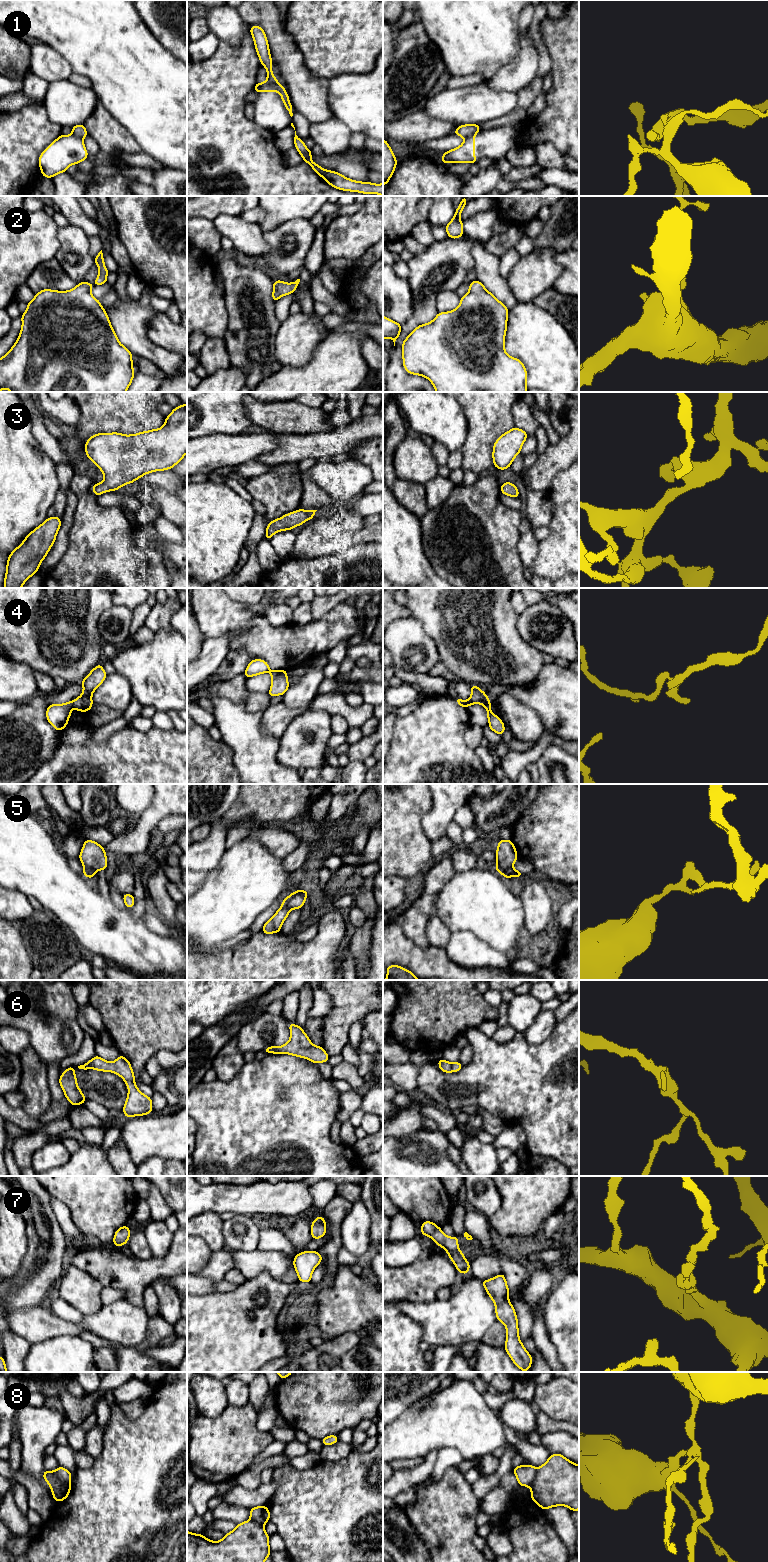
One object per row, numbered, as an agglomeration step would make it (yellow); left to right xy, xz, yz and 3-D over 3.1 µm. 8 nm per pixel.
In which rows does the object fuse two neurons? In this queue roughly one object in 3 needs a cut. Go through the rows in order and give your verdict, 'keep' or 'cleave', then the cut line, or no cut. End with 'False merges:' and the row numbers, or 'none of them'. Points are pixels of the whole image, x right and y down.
1: keep; no cut
2: keep; no cut
3: keep; no cut
4: cleave; cut in xy along (71, 701), (73, 706)
5: cleave; cut in yz along (511, 866), (503, 875)
6: keep; no cut
7: keep; no cut
8: cleave; cut in xy along (53, 1471), (62, 1482), (69, 1485)
False merges: 4, 5, 8

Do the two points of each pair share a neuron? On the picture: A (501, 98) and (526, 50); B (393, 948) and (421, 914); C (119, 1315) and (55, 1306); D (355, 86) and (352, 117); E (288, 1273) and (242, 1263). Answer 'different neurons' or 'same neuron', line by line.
A: different neurons
B: different neurons
C: different neurons
D: same neuron
E: same neuron

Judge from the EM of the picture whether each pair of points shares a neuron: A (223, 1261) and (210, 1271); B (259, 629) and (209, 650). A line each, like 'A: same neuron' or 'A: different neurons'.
A: same neuron
B: different neurons

